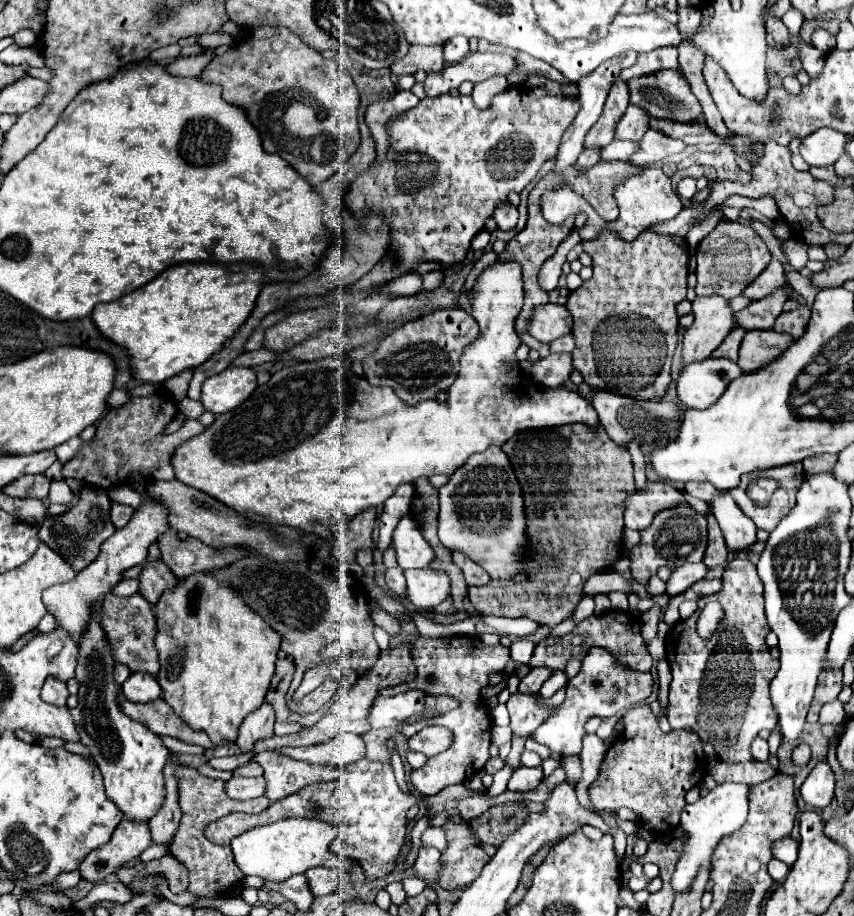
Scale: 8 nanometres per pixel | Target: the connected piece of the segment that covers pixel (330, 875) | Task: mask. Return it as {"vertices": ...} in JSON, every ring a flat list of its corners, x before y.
{"vertices":[[324,866,310,868,306,870,306,878,314,896,332,894,340,886,340,876,334,874,334,868,324,868]]}

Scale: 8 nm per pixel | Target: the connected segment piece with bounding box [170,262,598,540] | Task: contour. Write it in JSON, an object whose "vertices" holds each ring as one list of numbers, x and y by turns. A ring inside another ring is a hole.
{"vertices":[[514,262,490,264,478,274,472,292,472,316,480,324,482,334,464,350,460,374,450,386,446,402,424,400,408,408,394,396,392,388,374,388,368,380,354,376,352,370,334,370,334,358,298,362,272,374,272,378,264,386,258,386,244,404,234,408,234,412,220,414,202,434,180,444,170,460,174,464,176,480,202,490,252,522,256,522,258,516,260,522,284,524,332,540,332,524,348,522,358,512,384,504,402,482,414,482,420,476,434,474,450,476,468,460,468,456,484,452,488,446,502,446,516,432,576,422,590,428,598,426,598,414,578,392,564,386,544,388,532,384,522,372,508,368,508,364,516,362,514,352,520,346,514,322,524,298,522,268]]}

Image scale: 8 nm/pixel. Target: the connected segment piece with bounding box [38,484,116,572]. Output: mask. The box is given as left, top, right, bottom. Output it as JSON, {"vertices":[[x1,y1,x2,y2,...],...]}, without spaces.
{"vertices":[[84,484,80,490,80,500,62,516,46,516,46,520,38,528,40,540,58,552,76,572,84,570,90,562,96,560,100,546,116,532,110,520,110,496,104,488]]}

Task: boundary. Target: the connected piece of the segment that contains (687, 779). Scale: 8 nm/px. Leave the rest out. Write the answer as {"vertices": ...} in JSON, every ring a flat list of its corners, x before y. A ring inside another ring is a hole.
{"vertices":[[648,704,628,710,622,720,624,732,608,748,600,764,600,774,588,788,588,796,596,808,632,808,654,834,672,832,680,824,680,812,686,806,686,790,696,786,708,772,702,742,688,730,664,734]]}

